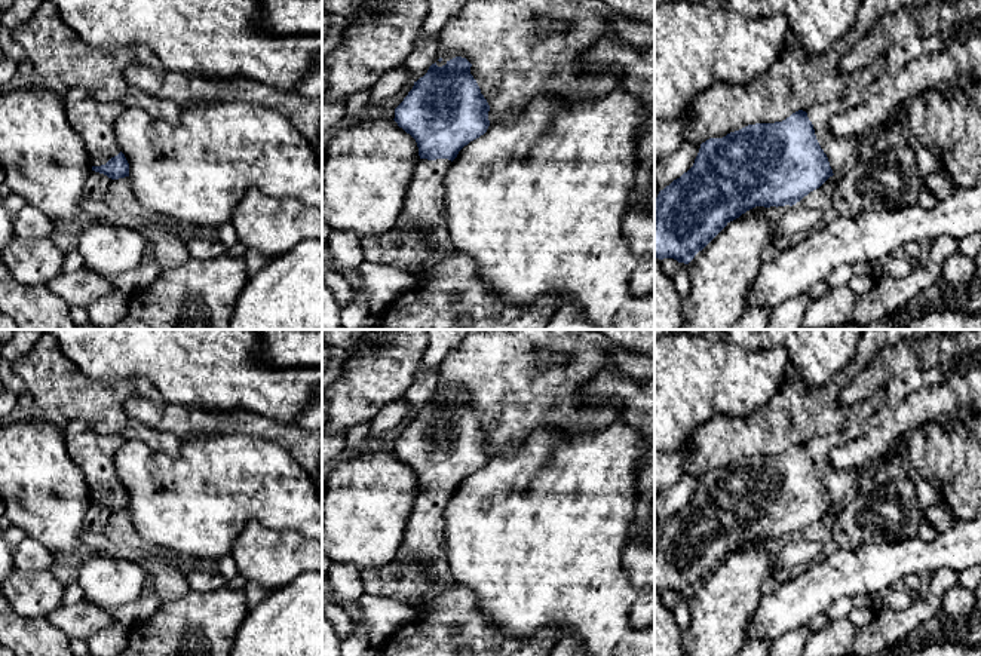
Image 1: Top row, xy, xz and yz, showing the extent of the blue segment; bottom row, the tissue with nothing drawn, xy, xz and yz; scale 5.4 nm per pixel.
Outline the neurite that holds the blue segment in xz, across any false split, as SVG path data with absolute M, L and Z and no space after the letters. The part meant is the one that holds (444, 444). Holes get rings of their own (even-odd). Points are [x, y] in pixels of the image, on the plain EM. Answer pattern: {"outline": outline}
{"outline": "M462 389L447 393L442 399L432 396L395 441L393 453L416 472L420 488L404 531L402 558L430 564L445 554L444 514L451 494L465 478L484 468L490 459L490 438L470 407L470 399L472 396Z"}

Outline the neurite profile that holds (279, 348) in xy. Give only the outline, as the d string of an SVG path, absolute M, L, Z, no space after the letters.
M257 329L261 349L257 358L276 368L322 367L322 329Z

